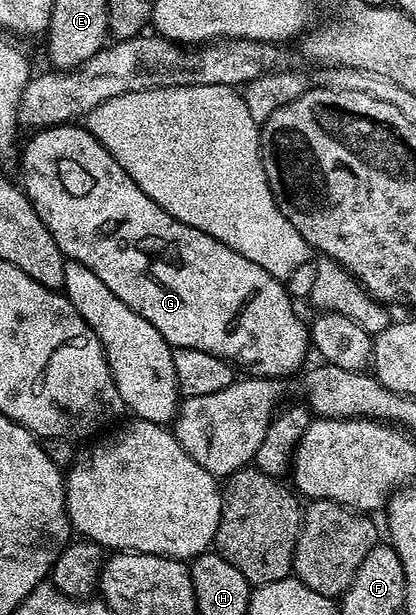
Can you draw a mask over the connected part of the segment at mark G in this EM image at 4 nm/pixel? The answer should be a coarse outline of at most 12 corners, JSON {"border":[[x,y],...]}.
{"border":[[73,122],[20,187],[169,347],[257,378],[311,352],[286,285],[151,202]]}

